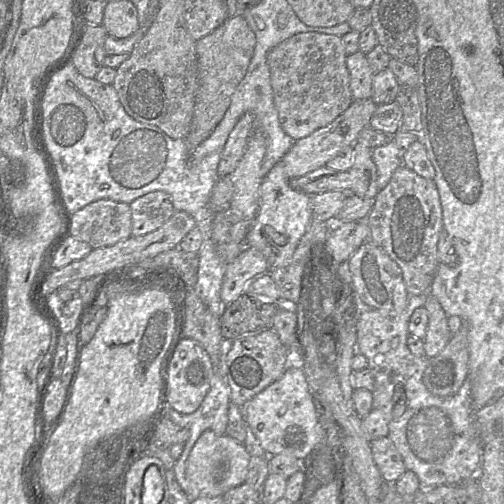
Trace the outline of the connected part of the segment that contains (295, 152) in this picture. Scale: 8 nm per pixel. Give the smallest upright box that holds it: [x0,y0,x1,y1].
[282,98,377,177]

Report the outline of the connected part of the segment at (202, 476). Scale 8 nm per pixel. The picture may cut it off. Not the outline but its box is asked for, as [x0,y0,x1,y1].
[187,430,250,500]

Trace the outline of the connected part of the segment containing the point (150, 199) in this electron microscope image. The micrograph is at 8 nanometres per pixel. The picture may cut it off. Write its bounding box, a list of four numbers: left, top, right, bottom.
[130,191,175,237]

